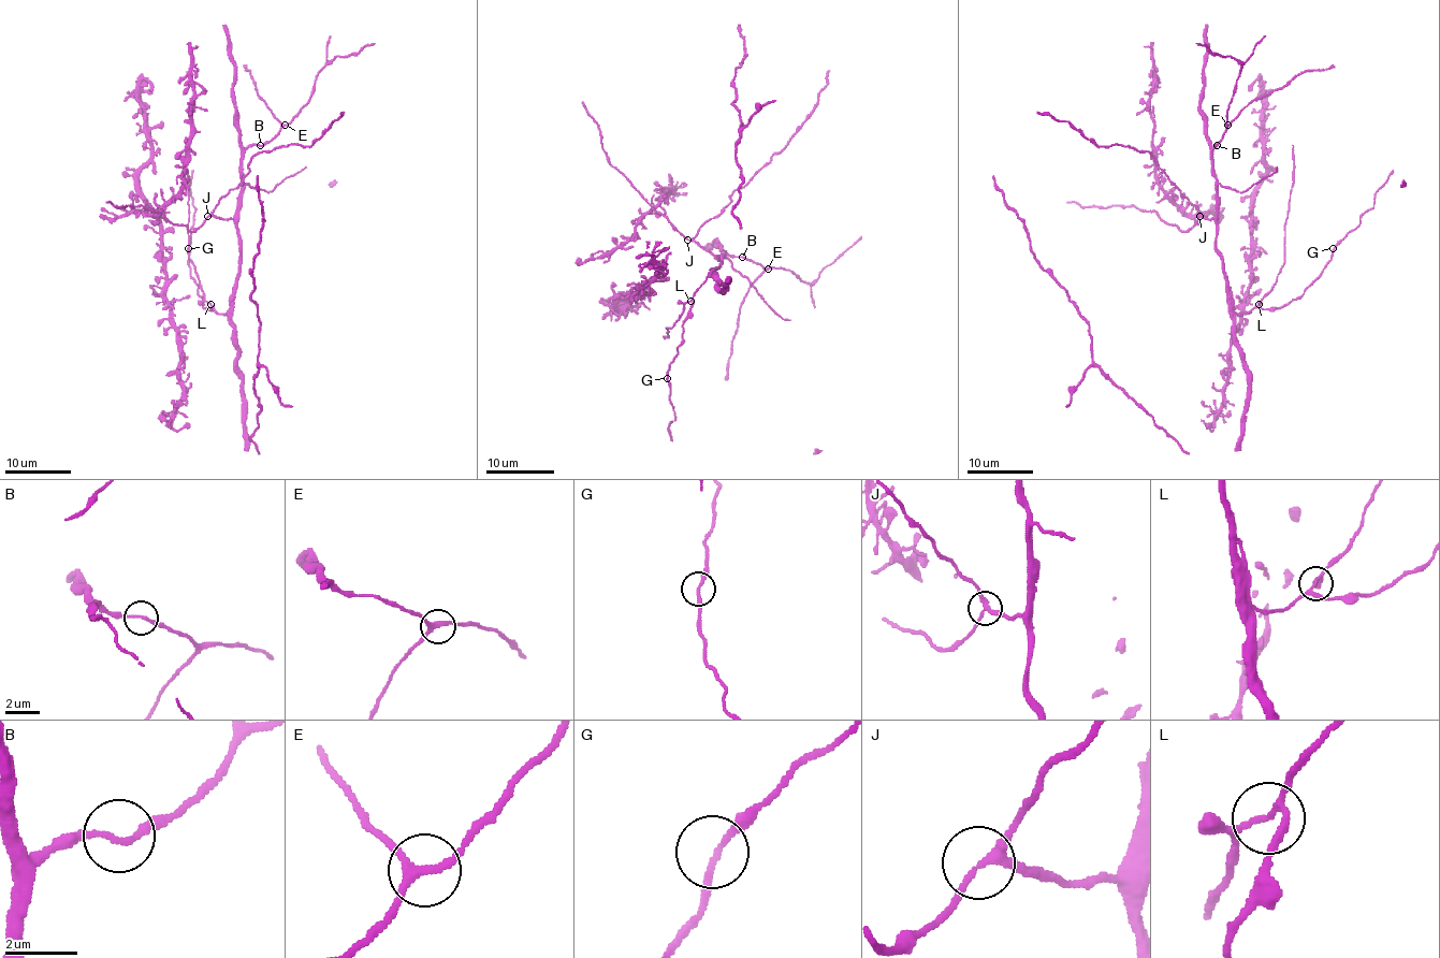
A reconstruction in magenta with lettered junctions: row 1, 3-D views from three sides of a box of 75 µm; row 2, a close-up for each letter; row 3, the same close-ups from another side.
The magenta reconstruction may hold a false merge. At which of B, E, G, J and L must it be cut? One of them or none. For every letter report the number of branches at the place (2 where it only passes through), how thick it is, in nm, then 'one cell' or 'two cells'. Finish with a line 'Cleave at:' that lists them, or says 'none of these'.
B: branches 2; calibre 150 nm; one cell
E: branches 3; calibre 220 nm; one cell
G: branches 2; calibre 180 nm; one cell
J: branches 3; calibre 200 nm; one cell
L: branches 3; calibre 140 nm; one cell
Cleave at: none of these

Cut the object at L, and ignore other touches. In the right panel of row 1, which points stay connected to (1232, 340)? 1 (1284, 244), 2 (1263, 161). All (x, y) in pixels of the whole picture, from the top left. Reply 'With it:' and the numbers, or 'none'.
With it: 2

